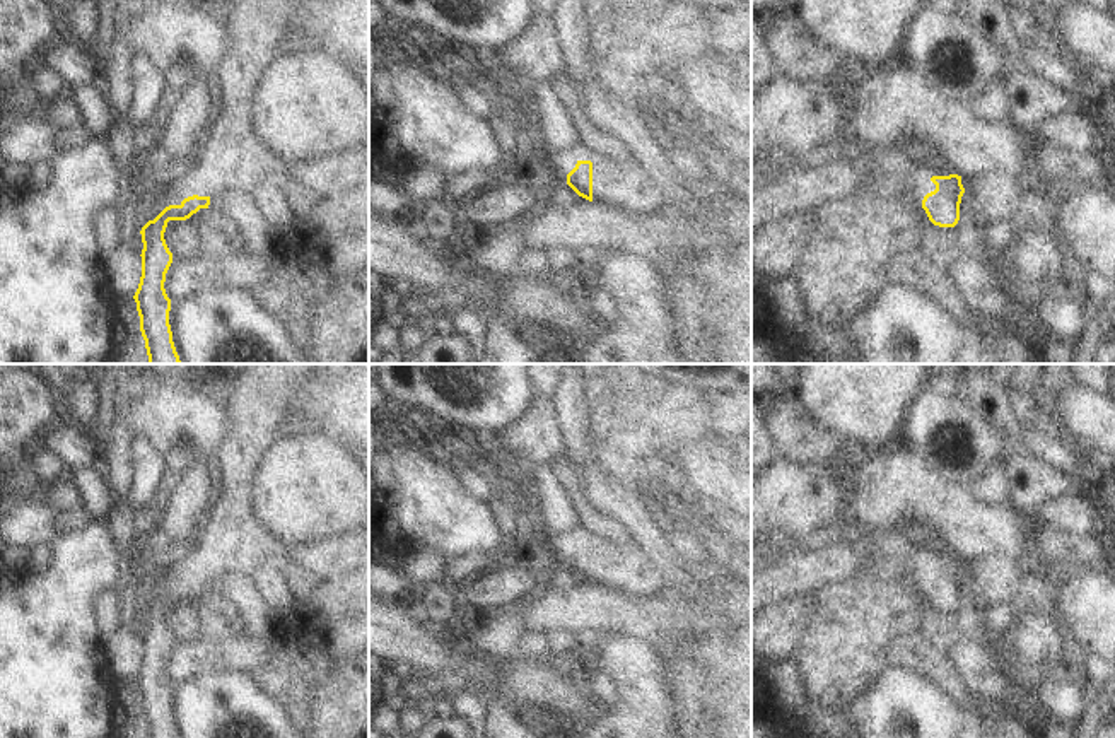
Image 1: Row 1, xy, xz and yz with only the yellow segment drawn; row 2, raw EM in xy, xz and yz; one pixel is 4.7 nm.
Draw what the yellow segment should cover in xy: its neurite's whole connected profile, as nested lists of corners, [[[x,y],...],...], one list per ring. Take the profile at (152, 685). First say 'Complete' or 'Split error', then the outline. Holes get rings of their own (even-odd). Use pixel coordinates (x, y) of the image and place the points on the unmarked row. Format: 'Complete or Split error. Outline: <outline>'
Split error. Outline: [[[234,412],[213,449],[213,482],[219,483],[215,502],[210,506],[193,550],[181,562],[174,564],[174,577],[183,584],[166,589],[154,603],[149,603],[142,617],[142,659],[133,678],[140,699],[140,714],[145,723],[147,738],[178,738],[169,707],[171,682],[166,676],[166,656],[172,646],[164,615],[169,603],[186,603],[200,591],[208,591],[212,581],[225,581],[237,574],[249,574],[256,560],[268,557],[273,538],[258,524],[251,512],[251,485],[258,458],[268,444],[280,437],[283,427],[282,413],[246,415]]]

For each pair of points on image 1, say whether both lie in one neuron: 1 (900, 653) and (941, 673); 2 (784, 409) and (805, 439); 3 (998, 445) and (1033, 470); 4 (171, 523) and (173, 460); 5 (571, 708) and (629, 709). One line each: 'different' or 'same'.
1: same
2: same
3: different
4: different
5: different

